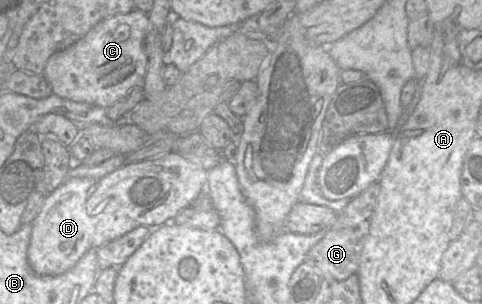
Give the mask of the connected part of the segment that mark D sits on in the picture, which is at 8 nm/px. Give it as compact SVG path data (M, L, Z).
M175 152L124 164L106 176L64 180L45 199L31 222L28 264L40 276L60 275L91 248L98 248L139 225L159 227L206 190L208 170Z

